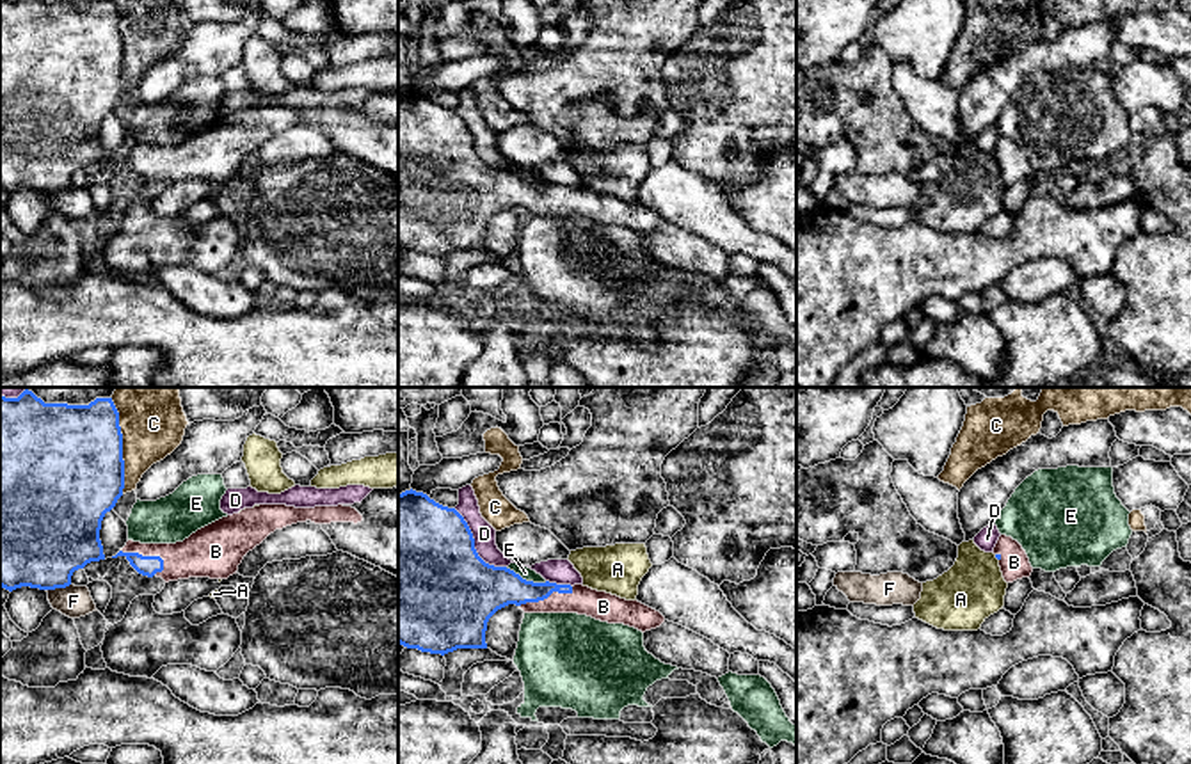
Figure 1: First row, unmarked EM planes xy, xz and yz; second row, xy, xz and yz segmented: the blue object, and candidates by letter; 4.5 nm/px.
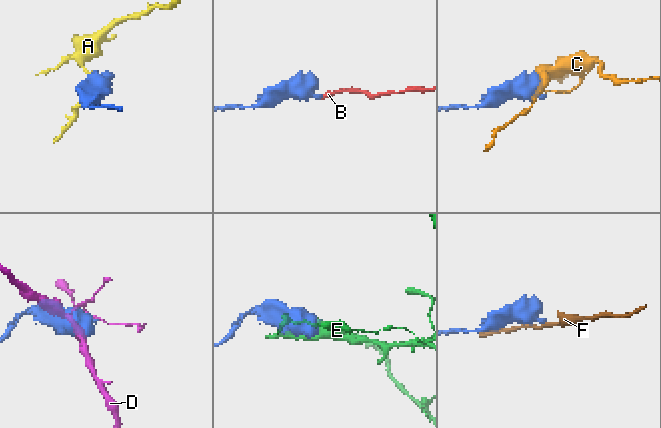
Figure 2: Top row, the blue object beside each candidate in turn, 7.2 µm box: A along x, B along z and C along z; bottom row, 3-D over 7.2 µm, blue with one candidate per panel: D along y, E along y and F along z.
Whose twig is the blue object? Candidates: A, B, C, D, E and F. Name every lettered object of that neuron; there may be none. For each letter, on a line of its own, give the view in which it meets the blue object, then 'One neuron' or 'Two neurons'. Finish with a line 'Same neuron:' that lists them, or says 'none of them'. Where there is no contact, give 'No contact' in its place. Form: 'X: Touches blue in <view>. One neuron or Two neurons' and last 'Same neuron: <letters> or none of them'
A: Touches blue in yz. Two neurons
B: Touches blue in xy. One neuron
C: Touches blue in xy. Two neurons
D: Touches blue in xz. Two neurons
E: Touches blue in xz. Two neurons
F: Touches blue in xy. Two neurons
Same neuron: B

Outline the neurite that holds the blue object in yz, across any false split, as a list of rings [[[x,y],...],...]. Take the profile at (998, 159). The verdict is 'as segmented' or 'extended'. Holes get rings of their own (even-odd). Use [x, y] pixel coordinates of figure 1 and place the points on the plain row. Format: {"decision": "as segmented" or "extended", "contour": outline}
{"decision": "extended", "contour": [[[1001,137],[994,156],[999,162],[999,169],[1006,185],[1013,185],[1022,179],[1029,179],[1033,169],[1022,147],[1011,139]]]}

